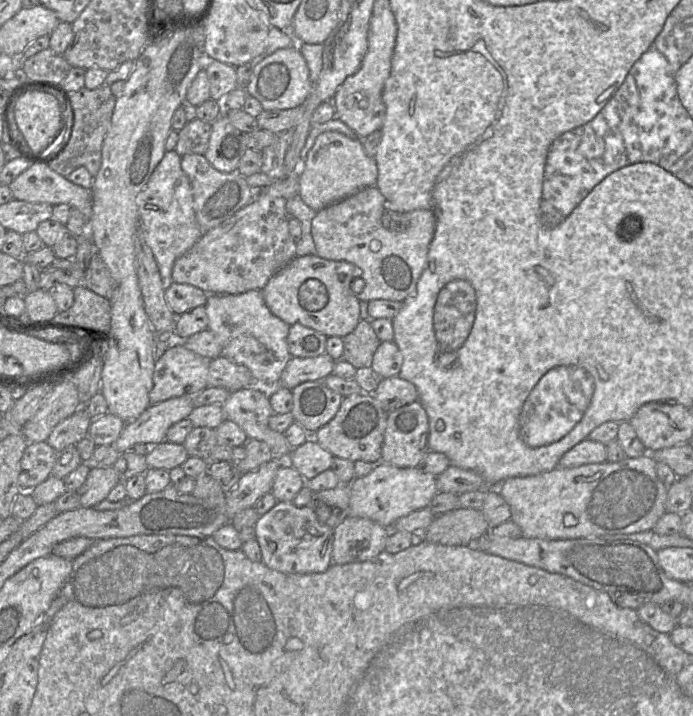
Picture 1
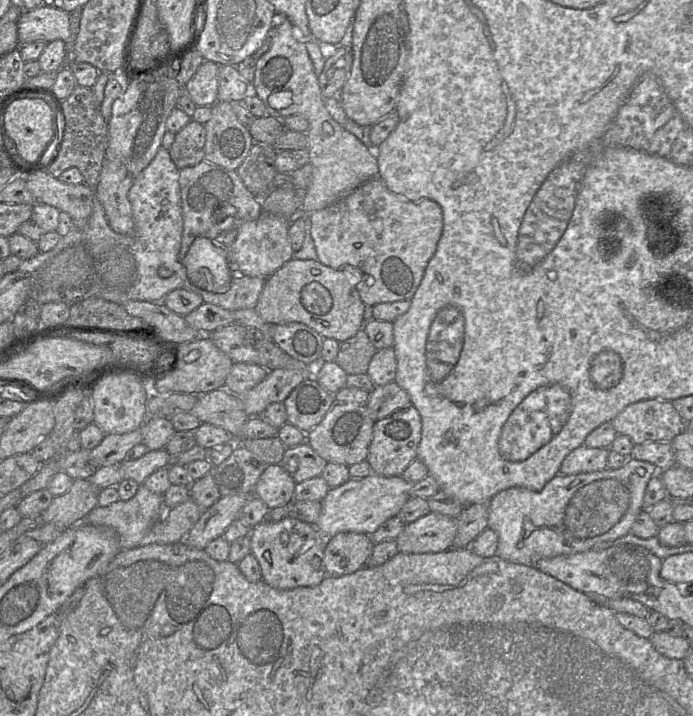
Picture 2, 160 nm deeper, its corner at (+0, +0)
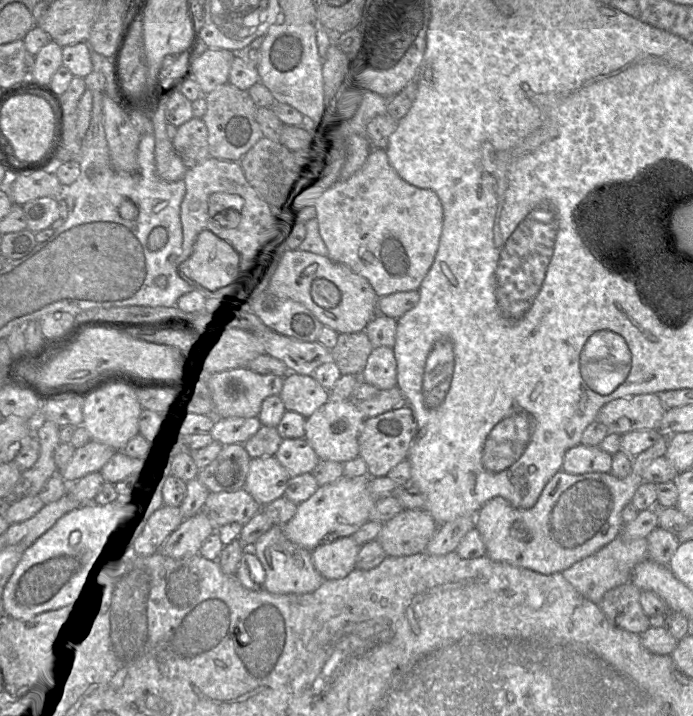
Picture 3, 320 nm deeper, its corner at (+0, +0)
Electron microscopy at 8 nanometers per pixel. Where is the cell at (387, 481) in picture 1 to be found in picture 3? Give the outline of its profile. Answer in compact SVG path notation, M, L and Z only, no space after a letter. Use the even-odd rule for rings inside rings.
M342 477L334 483L319 486L309 499L298 504L294 517L283 525L283 532L291 542L312 551L323 542L353 535L369 521L376 500L368 490L368 478Z

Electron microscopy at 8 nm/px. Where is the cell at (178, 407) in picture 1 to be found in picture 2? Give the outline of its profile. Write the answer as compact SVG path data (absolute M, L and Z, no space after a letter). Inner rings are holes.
M143 426L125 434L107 434L101 443L90 451L90 464L99 468L120 464L127 452L143 442Z

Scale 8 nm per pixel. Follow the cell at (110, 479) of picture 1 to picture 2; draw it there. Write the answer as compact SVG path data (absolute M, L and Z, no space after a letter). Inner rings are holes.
M74 479L70 489L55 496L48 508L41 513L43 524L69 528L82 522L98 505L101 488L90 479Z

